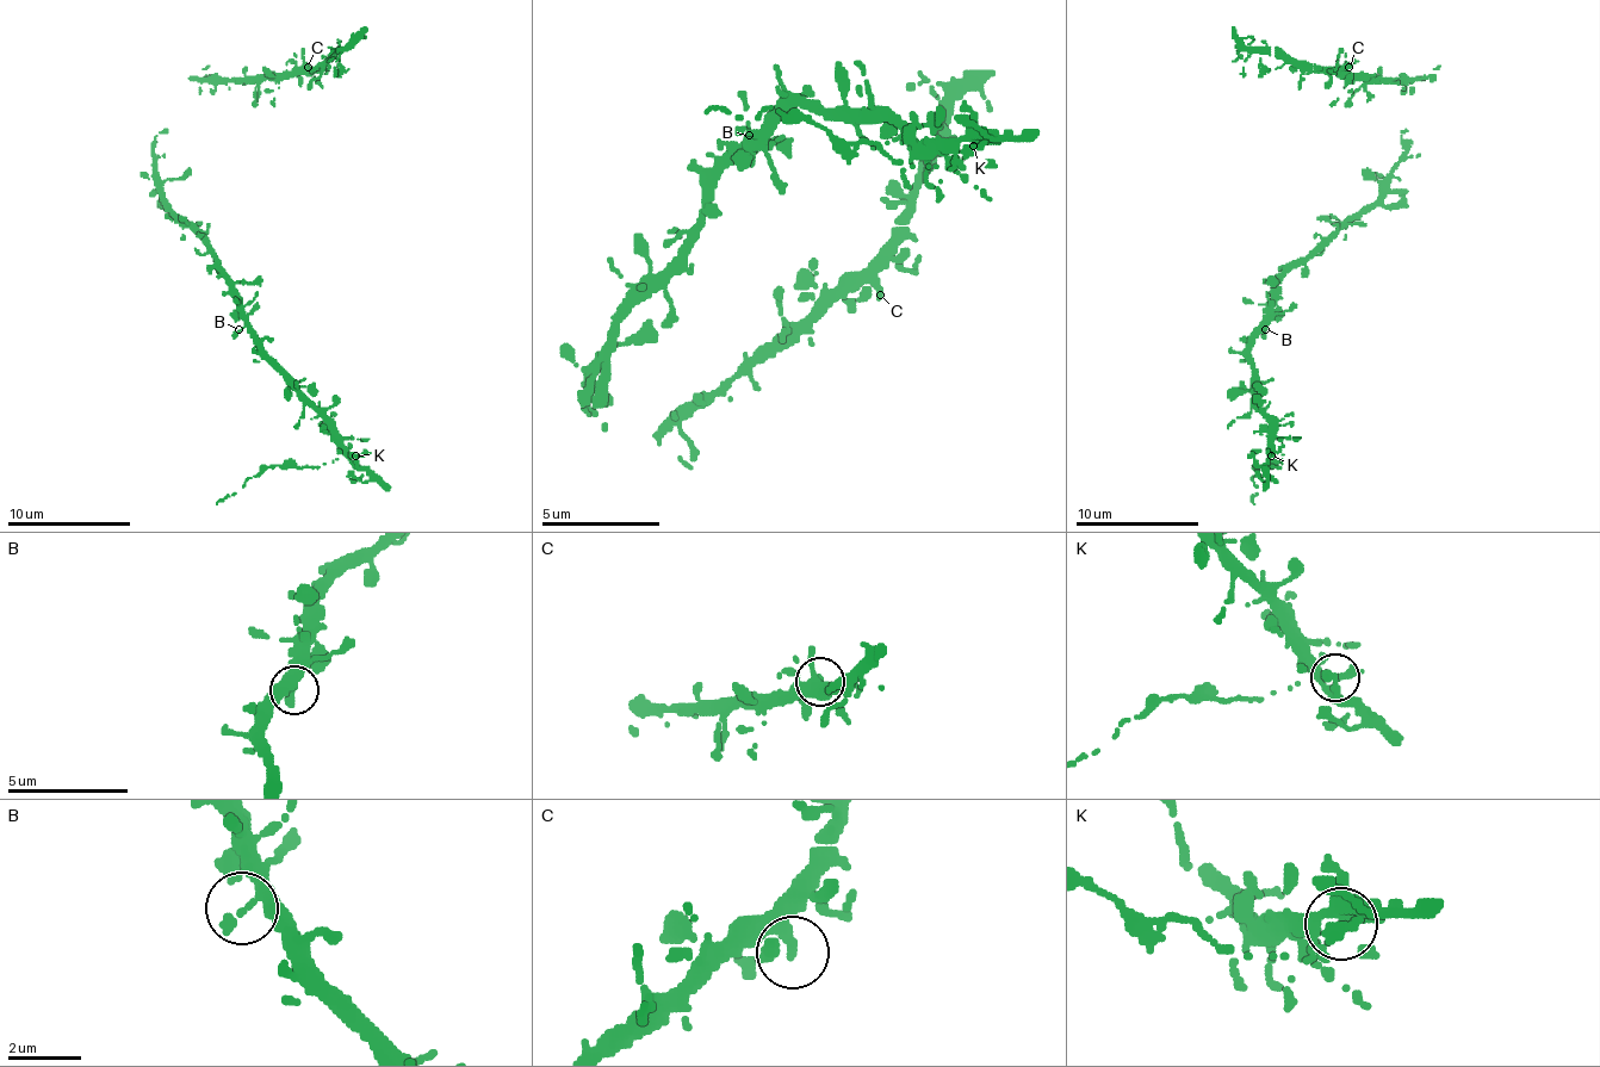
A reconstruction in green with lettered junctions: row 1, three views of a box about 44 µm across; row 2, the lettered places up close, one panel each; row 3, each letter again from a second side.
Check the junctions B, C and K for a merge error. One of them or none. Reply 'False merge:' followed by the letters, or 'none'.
False merge: K

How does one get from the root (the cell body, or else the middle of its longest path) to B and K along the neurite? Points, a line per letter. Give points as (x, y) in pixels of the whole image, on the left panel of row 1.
B: (190, 228), (215, 252), (215, 265), (233, 290), (239, 317), (246, 323), (239, 329)
K: (190, 228), (215, 252), (215, 265), (230, 283), (239, 317), (258, 352), (329, 426), (332, 438), (357, 457)

